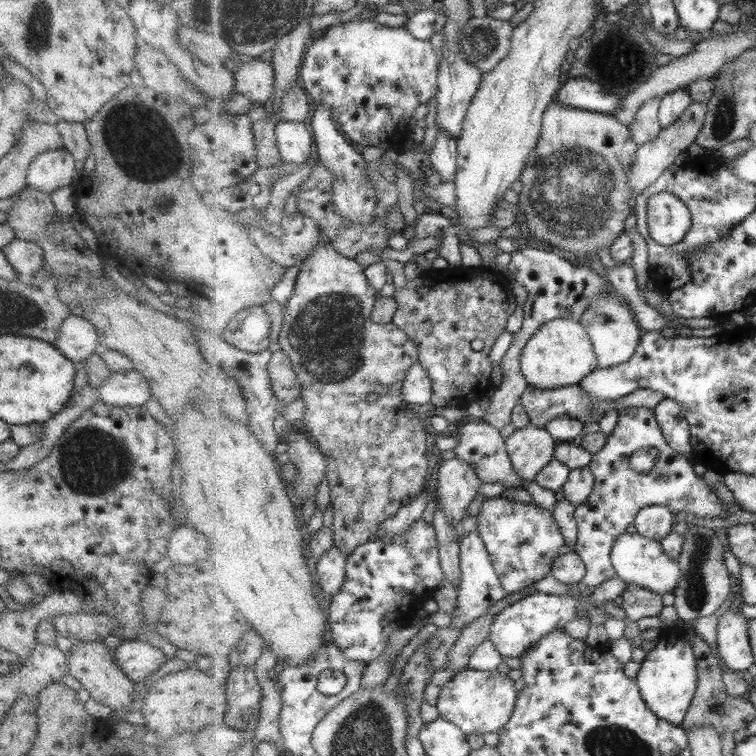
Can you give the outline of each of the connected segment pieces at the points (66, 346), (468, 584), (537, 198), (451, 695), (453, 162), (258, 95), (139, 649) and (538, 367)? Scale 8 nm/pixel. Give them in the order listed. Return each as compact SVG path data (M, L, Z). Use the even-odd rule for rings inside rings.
M75 314L63 319L53 346L75 365L87 359L99 347L94 326Z
M477 529L461 540L460 564L463 577L461 577L461 585L458 590L459 599L457 599L455 607L455 618L450 624L450 628L453 629L465 629L470 626L478 618L485 616L489 606L497 604L499 600L503 600L508 595L495 570L494 561L491 560L482 534Z
M555 100L554 103L546 110L546 114L542 120L542 135L539 139L538 146L534 148L534 153L530 156L529 164L522 174L523 189L519 194L519 204L517 205L522 215L522 225L526 233L530 234L540 244L543 244L549 249L554 249L564 255L569 256L576 262L588 263L591 258L595 258L597 250L603 248L611 248L612 244L616 241L619 234L625 231L625 220L634 213L634 208L631 208L631 200L636 198L633 196L634 192L631 189L630 175L633 170L633 164L636 160L636 155L640 145L637 141L633 140L631 129L621 123L615 114L603 114L598 112L586 111L583 109L569 107L559 103Z
M467 668L444 684L436 708L439 716L461 727L464 733L482 736L487 732L497 732L509 723L519 694L514 680L509 679L507 673Z
M438 125L437 128L438 132L435 146L430 154L430 161L441 176L442 181L454 181L458 168L458 140L455 140L449 132L441 130Z
M243 59L234 67L234 73L236 91L254 103L268 107L275 94L274 63Z
M135 638L130 641L121 641L111 649L115 663L131 682L140 682L145 676L155 672L163 664L167 656L145 640Z
M558 318L544 324L523 350L521 371L529 385L537 389L576 386L600 367L590 334L579 320Z

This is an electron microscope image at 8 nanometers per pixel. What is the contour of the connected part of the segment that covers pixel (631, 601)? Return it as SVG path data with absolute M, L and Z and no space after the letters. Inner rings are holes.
M628 584L622 608L631 621L638 623L642 618L659 616L663 610L663 596L639 584Z

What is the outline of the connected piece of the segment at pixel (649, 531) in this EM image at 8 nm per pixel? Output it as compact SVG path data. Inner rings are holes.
M646 506L638 512L634 526L639 534L661 541L676 529L673 521L676 514L666 506Z

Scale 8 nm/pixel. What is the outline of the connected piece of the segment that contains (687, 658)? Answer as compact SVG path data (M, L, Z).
M687 634L680 636L660 635L656 646L648 652L637 673L643 699L655 715L674 725L683 726L693 699L698 691L698 660L694 644Z

